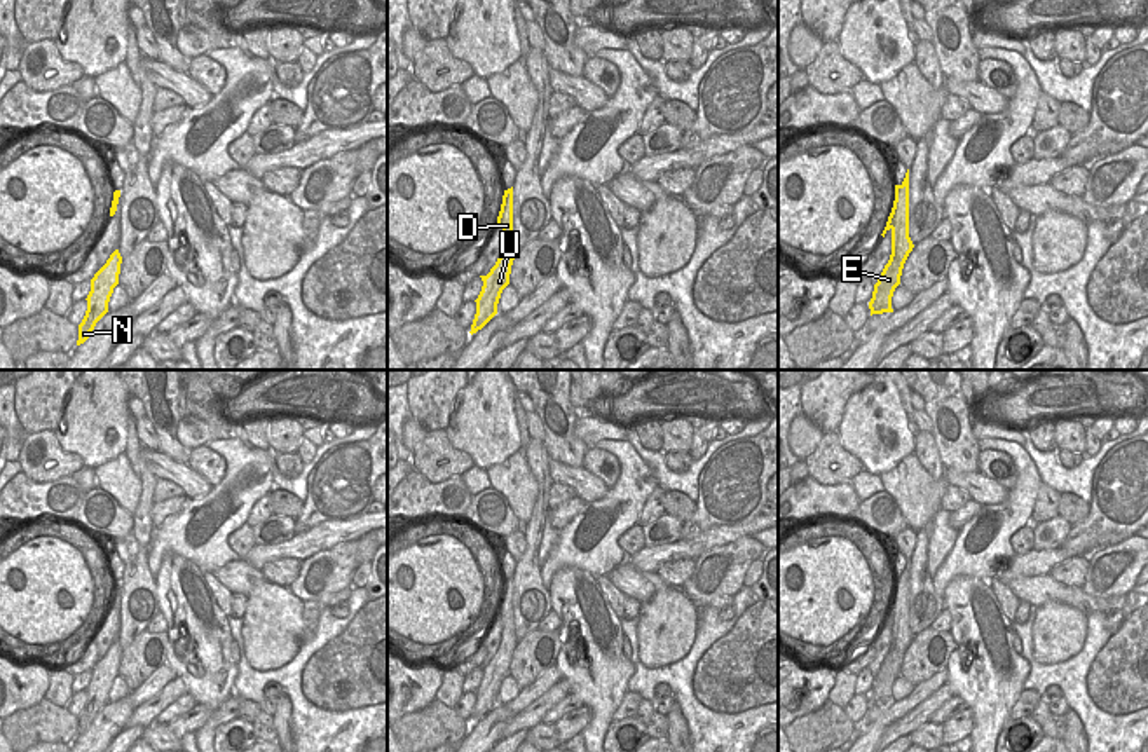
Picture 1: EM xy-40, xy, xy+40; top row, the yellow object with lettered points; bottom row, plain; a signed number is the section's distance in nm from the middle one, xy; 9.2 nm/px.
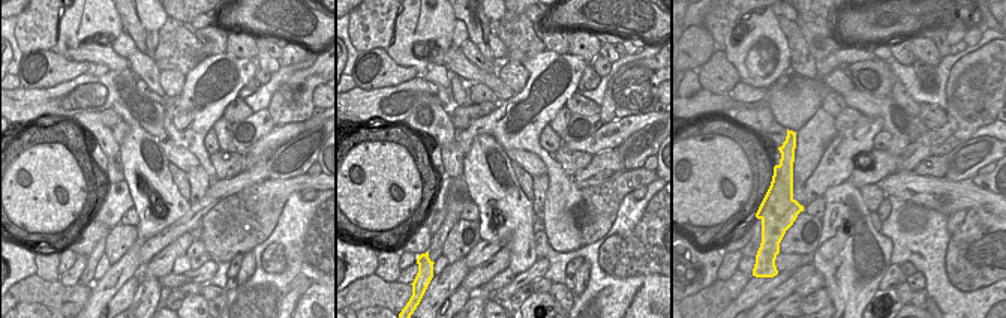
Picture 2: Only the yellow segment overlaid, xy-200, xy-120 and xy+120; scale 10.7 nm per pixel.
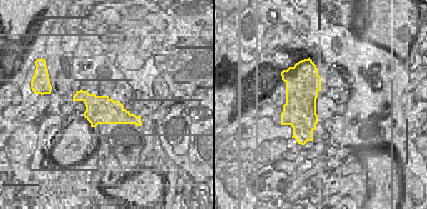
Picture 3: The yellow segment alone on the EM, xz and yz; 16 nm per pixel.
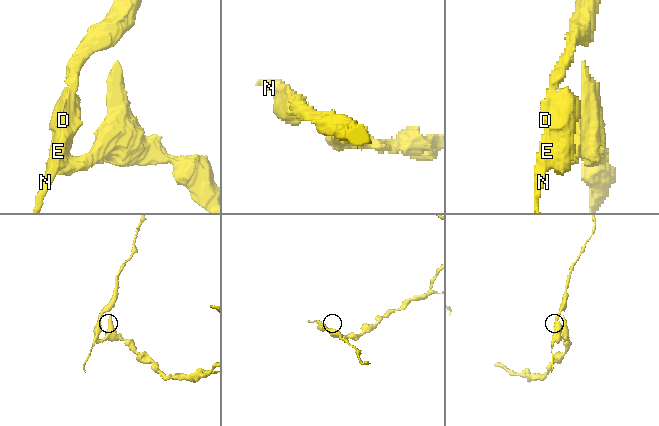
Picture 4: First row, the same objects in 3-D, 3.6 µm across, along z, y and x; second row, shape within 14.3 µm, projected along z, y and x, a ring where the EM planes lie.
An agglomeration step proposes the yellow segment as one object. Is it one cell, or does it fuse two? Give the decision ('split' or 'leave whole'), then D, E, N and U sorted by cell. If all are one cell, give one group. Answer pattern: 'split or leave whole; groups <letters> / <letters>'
split; groups D N U / E

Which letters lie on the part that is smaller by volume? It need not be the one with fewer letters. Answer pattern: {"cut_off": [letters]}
{"cut_off": ["D", "N", "U"]}

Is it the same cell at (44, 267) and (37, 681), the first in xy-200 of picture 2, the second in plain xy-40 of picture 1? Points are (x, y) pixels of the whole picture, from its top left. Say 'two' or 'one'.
two

